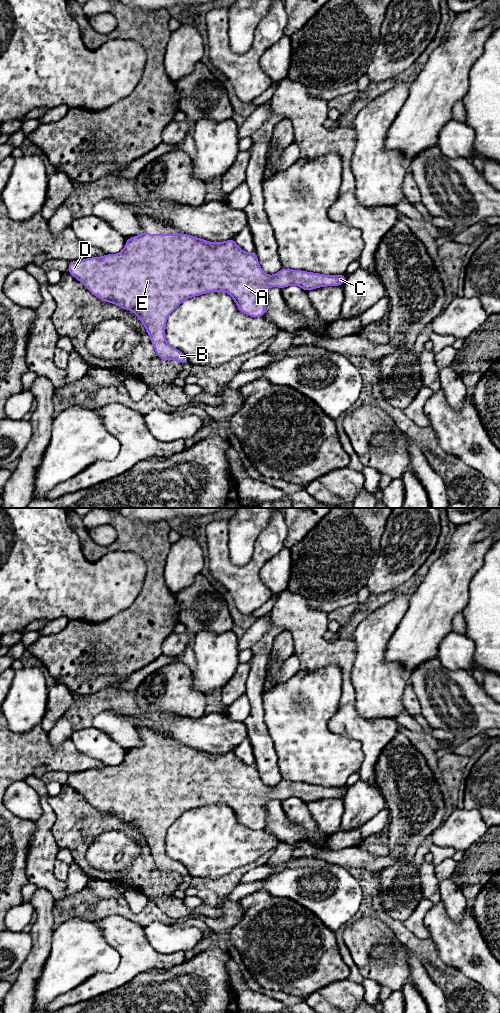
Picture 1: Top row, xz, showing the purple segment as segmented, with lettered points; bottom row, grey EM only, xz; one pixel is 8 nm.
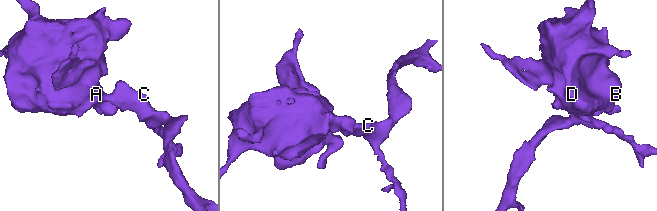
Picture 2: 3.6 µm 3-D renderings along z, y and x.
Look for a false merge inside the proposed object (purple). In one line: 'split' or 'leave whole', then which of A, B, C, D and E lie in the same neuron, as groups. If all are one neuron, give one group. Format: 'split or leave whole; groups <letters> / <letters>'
leave whole; groups A B C D E

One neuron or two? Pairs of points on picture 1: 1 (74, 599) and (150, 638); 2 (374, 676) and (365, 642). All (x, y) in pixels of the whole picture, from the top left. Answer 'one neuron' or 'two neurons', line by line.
1: two neurons
2: one neuron

